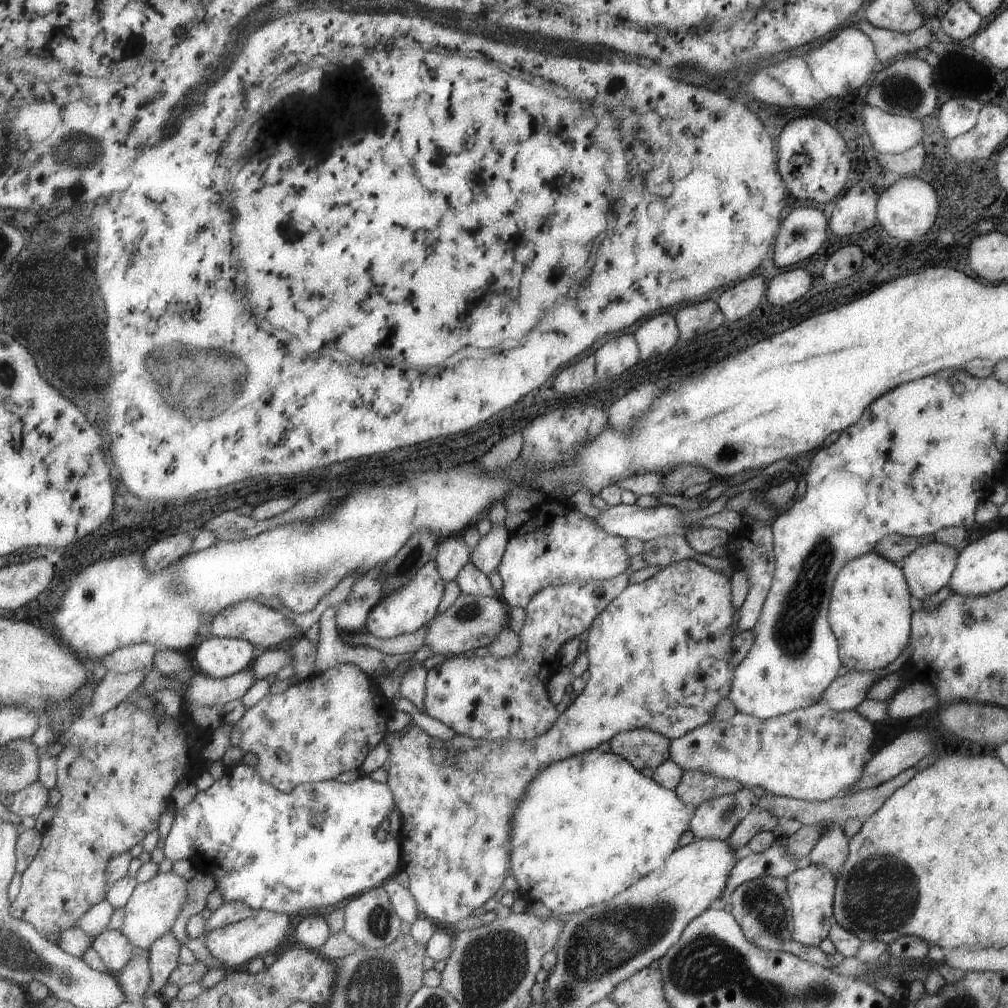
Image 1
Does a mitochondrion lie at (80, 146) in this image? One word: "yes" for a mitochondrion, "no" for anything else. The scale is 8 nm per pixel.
yes

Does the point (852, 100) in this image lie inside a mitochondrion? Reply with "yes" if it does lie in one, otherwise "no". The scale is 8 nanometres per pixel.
no

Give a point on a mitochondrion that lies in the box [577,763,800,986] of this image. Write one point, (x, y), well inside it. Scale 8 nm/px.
(763, 902)

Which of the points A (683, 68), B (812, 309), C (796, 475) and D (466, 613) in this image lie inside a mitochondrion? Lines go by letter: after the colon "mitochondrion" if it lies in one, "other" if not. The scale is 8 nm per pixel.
A: other
B: other
C: other
D: mitochondrion

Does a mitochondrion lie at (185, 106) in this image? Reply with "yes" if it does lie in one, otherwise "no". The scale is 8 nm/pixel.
no

